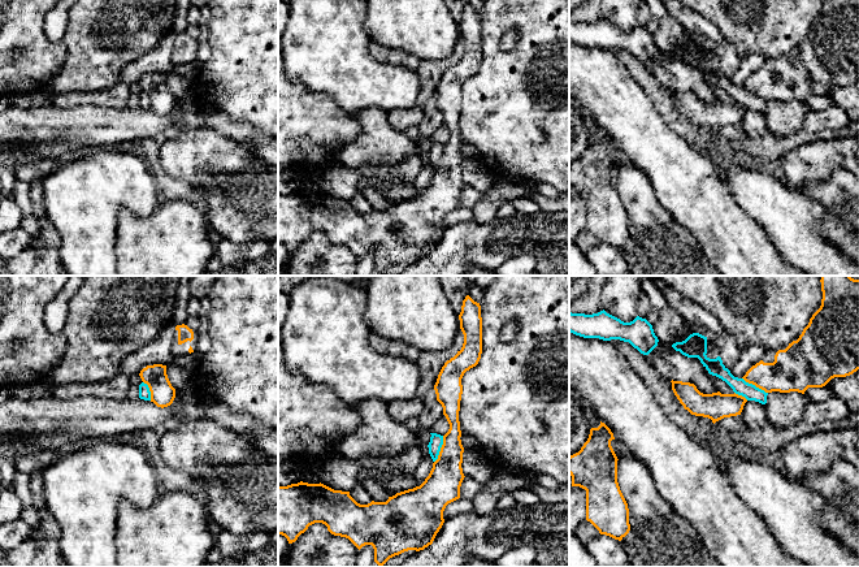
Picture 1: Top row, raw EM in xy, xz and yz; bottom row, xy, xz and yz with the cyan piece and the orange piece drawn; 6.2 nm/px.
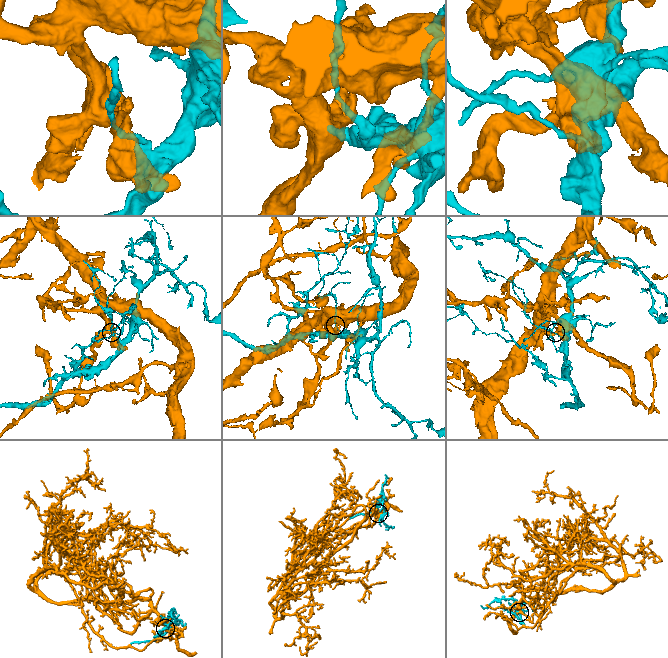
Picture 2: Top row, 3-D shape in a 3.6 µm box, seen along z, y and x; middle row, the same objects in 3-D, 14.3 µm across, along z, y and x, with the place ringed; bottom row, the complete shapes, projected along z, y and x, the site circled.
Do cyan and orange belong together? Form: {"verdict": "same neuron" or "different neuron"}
{"verdict": "same neuron"}

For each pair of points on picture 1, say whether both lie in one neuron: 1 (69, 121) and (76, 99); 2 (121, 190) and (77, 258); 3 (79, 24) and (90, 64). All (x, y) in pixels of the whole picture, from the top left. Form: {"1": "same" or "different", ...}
{"1": "different", "2": "same", "3": "same"}

